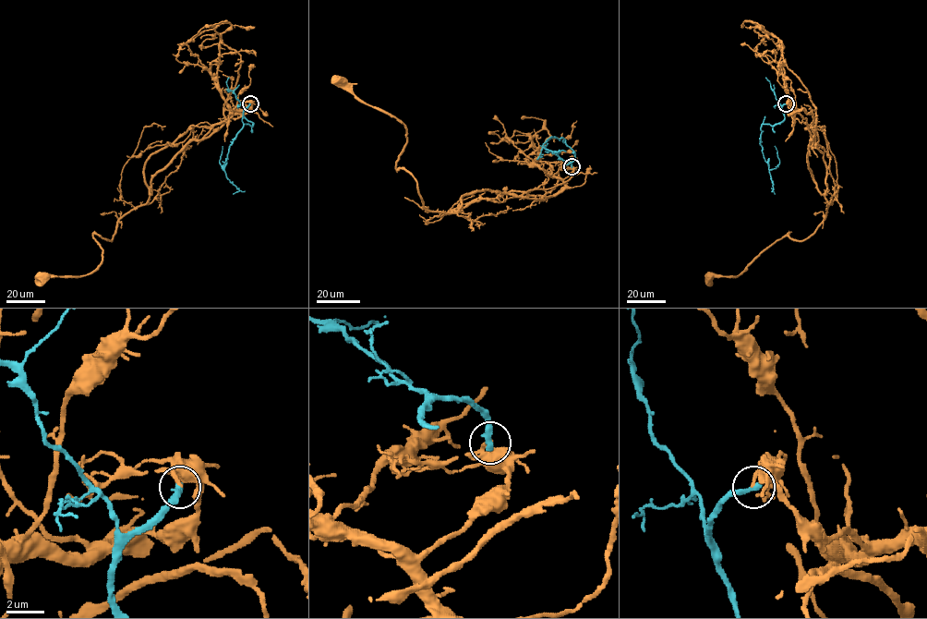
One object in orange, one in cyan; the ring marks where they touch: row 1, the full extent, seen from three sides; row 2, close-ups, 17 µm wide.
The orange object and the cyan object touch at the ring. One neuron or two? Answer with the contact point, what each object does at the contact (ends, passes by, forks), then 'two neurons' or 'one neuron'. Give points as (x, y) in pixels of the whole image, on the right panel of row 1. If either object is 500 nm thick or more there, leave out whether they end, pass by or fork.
place (786, 103); orange ends; cyan ends; two neurons

